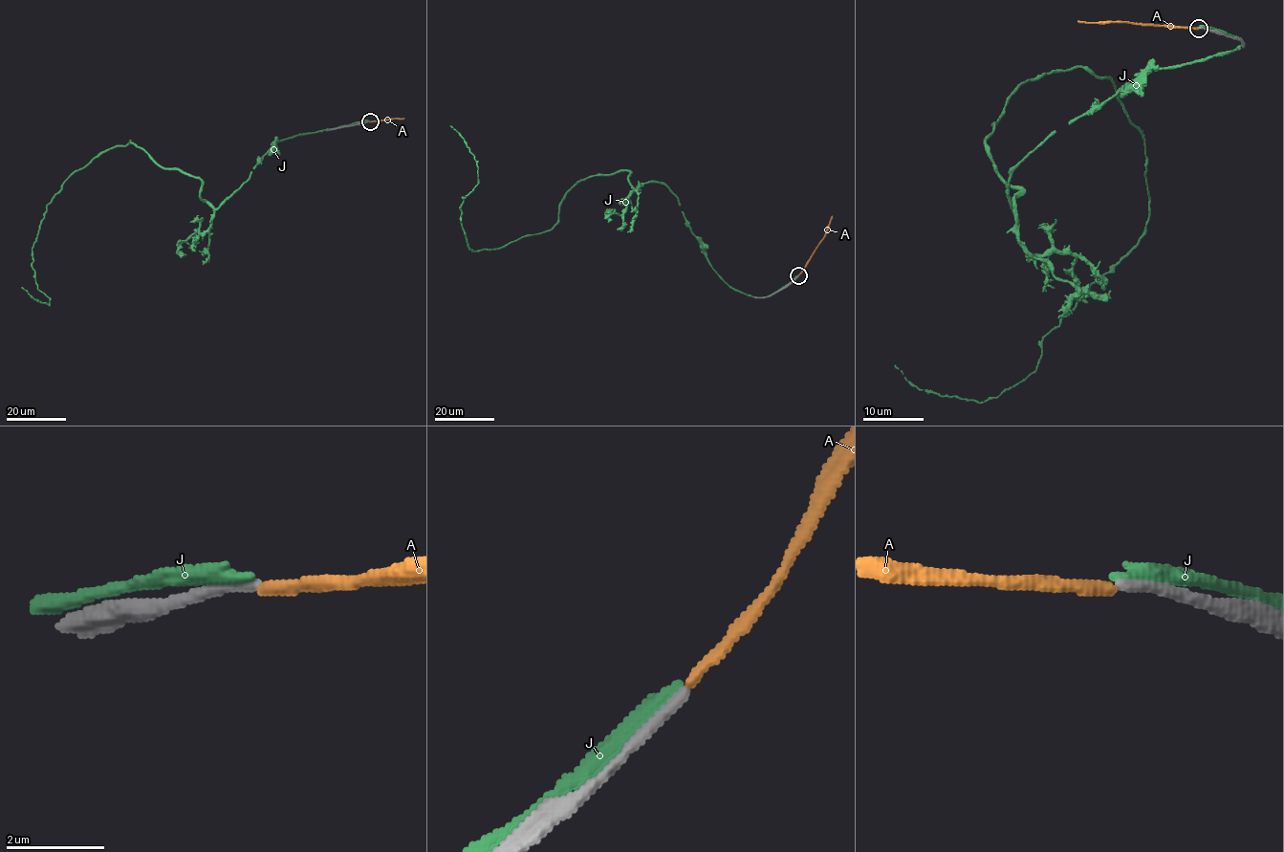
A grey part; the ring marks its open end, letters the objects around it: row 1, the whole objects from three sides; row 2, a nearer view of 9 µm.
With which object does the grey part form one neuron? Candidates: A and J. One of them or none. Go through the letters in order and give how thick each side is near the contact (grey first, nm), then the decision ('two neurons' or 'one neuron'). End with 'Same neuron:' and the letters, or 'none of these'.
A: calibres 220 and 220 nm; two neurons
J: calibres 300 and 480 nm; two neurons
Same neuron: none of these

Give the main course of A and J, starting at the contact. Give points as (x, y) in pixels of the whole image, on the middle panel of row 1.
A: (798, 275), (823, 237), (833, 216)
J: (796, 277), (731, 288), (678, 197), (626, 170), (475, 251), (477, 162), (450, 125)

